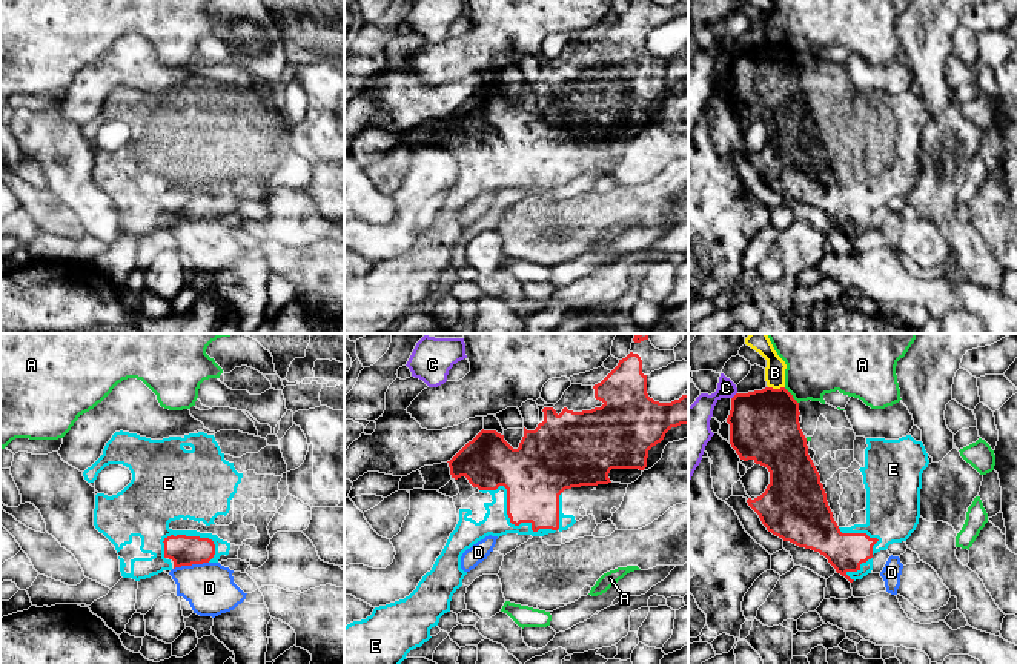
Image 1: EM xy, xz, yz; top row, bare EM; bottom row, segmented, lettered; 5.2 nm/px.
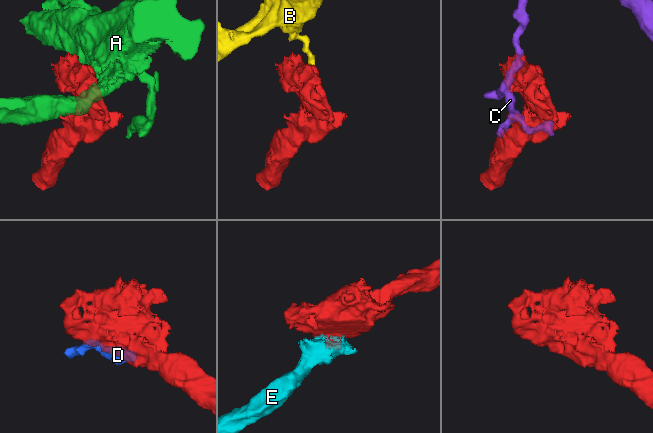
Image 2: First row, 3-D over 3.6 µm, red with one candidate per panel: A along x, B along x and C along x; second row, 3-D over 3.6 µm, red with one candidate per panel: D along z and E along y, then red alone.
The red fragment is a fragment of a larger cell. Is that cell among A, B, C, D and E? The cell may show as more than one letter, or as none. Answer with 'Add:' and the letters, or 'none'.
Add: E

